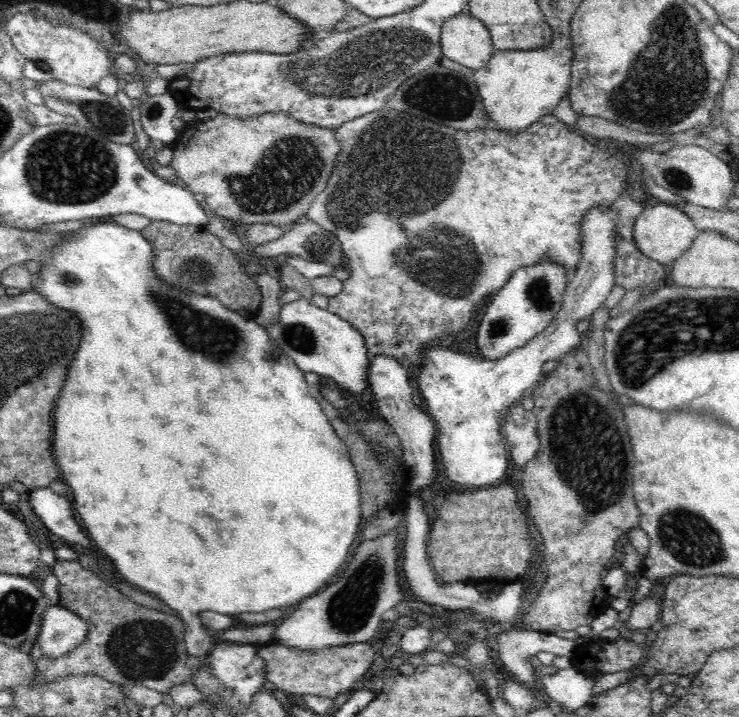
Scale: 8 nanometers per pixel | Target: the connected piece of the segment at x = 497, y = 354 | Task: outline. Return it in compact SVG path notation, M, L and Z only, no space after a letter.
M542 260L538 266L518 270L490 302L480 322L476 336L480 354L483 354L486 360L500 360L546 331L555 322L556 314L559 314L563 306L569 281L568 271L554 260Z

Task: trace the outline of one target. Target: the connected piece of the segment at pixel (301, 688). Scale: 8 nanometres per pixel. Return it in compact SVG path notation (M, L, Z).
M272 641L260 646L258 655L266 664L266 677L280 690L300 696L315 694L333 699L341 692L349 694L355 690L356 682L360 682L366 672L372 671L374 662L374 649L367 642L332 646L324 650L297 650Z

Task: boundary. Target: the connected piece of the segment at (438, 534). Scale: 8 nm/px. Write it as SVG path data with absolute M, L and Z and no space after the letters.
M498 484L498 488L495 485L488 485L486 487L474 489L473 491L464 491L458 494L446 494L444 502L442 502L442 512L440 512L438 518L431 524L430 532L426 535L429 539L427 541L428 562L433 568L436 576L441 578L445 584L454 586L457 583L473 584L475 587L482 582L491 582L492 584L498 584L504 586L506 583L515 582L518 580L518 576L522 576L528 568L528 562L530 562L530 554L532 549L529 542L528 525L526 525L526 516L524 512L518 507L518 499L516 498L516 490L512 486L506 486L506 484Z

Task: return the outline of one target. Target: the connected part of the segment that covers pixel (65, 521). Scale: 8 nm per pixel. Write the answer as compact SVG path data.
M48 488L29 490L29 504L34 513L54 535L68 541L71 546L87 549L90 538L83 526L74 518L70 500Z

